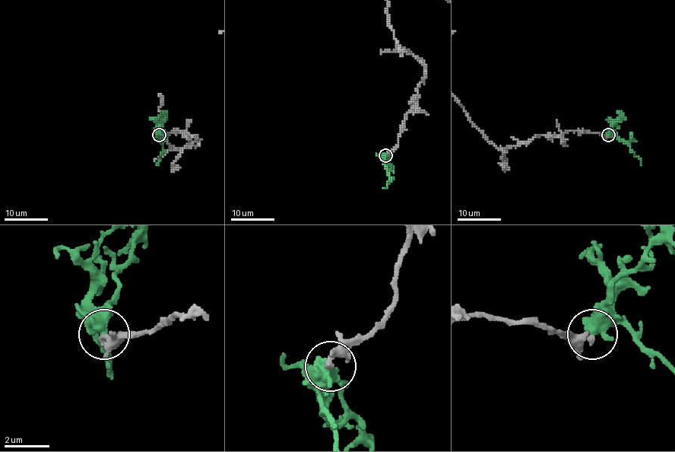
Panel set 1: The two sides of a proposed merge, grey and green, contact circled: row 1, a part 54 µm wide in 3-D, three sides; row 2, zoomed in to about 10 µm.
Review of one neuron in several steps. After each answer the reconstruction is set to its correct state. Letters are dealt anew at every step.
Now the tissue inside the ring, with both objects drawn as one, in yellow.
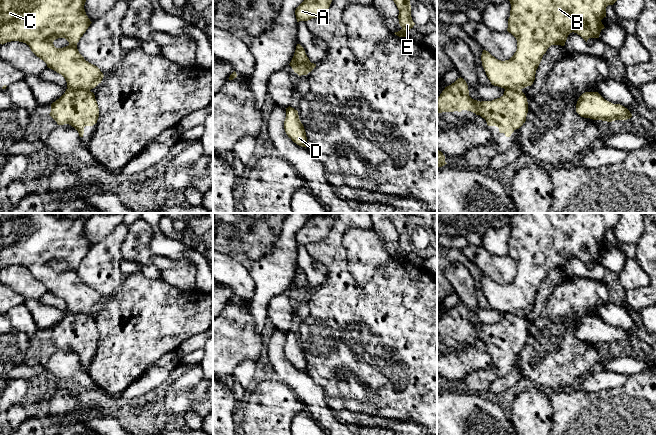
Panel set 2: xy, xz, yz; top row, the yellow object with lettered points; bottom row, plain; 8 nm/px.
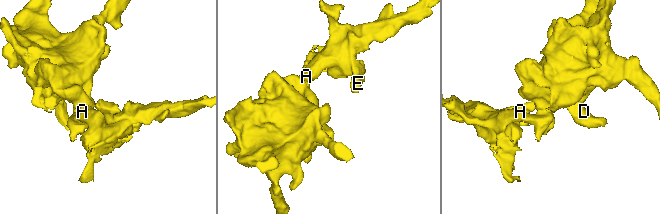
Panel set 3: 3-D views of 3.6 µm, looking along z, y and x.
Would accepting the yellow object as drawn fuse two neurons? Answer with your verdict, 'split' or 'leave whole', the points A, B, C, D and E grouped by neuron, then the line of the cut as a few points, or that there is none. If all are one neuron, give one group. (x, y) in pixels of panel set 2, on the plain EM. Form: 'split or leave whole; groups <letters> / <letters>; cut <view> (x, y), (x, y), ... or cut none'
split; groups A E / B C D; cut xy (68, 312), (80, 312), (89, 315)

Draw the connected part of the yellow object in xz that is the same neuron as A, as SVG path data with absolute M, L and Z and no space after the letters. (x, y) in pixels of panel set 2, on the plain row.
M313 213L295 234L297 246L323 240L336 216L337 213Z

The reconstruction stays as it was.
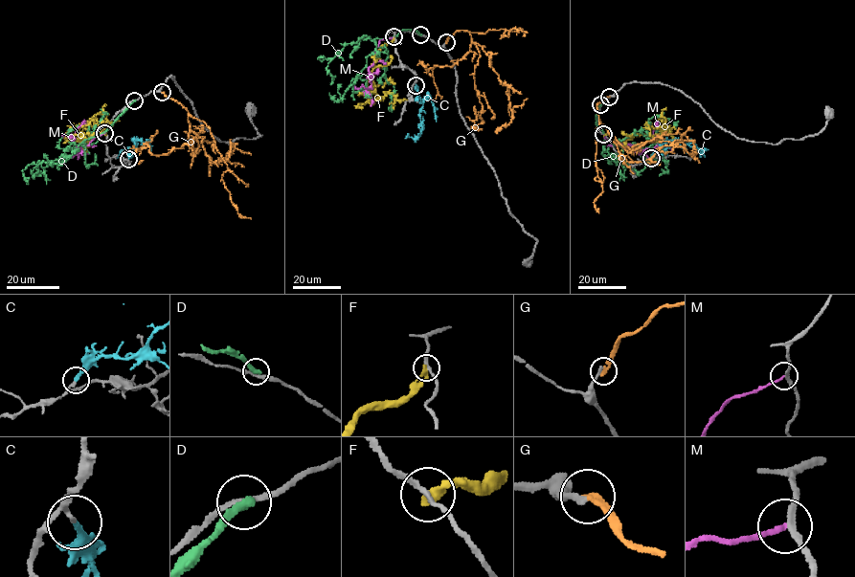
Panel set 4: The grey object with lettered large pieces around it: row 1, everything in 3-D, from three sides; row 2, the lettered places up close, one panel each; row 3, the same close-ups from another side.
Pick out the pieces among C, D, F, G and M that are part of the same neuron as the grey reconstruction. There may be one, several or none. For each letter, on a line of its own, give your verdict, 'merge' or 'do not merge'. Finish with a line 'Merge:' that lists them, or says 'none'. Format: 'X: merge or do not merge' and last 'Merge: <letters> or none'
C: merge
D: do not merge
F: do not merge
G: do not merge
M: do not merge
Merge: C

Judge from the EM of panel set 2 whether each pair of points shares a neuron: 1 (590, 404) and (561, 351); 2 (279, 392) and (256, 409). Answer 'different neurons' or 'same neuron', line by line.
1: different neurons
2: same neuron

